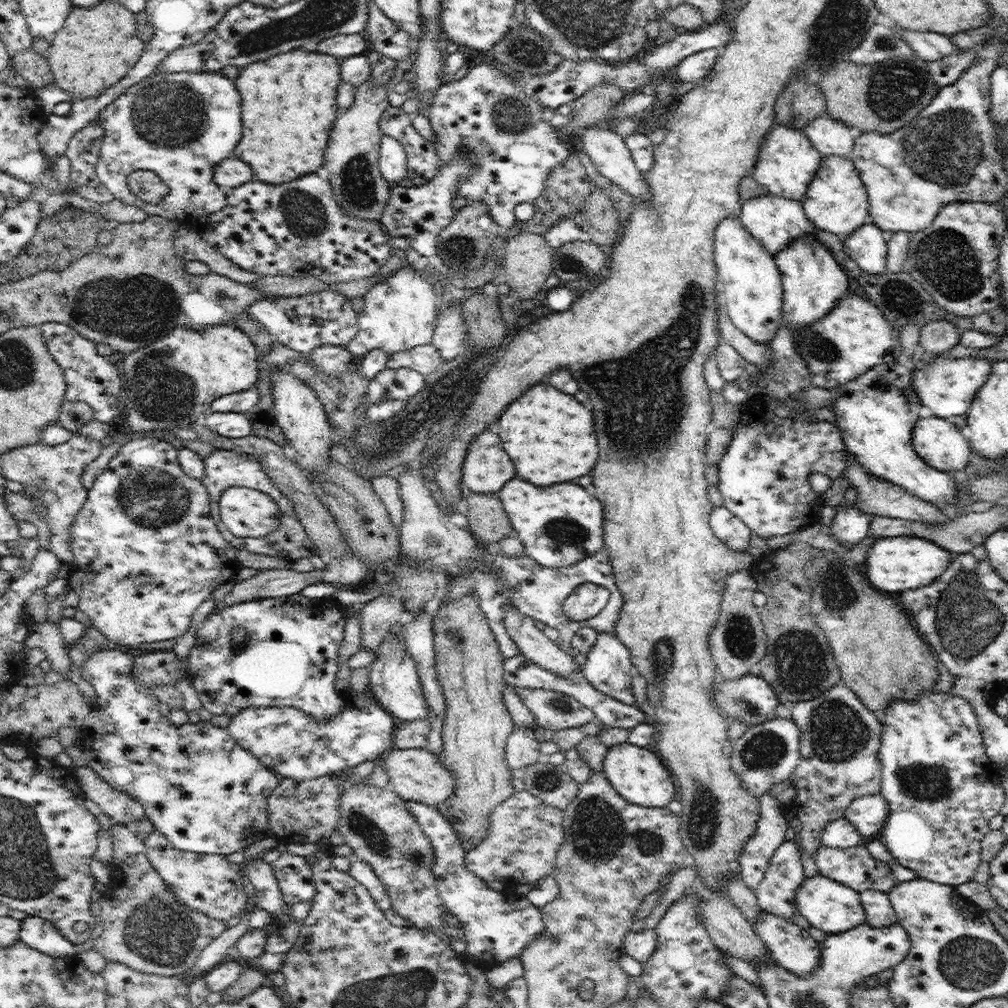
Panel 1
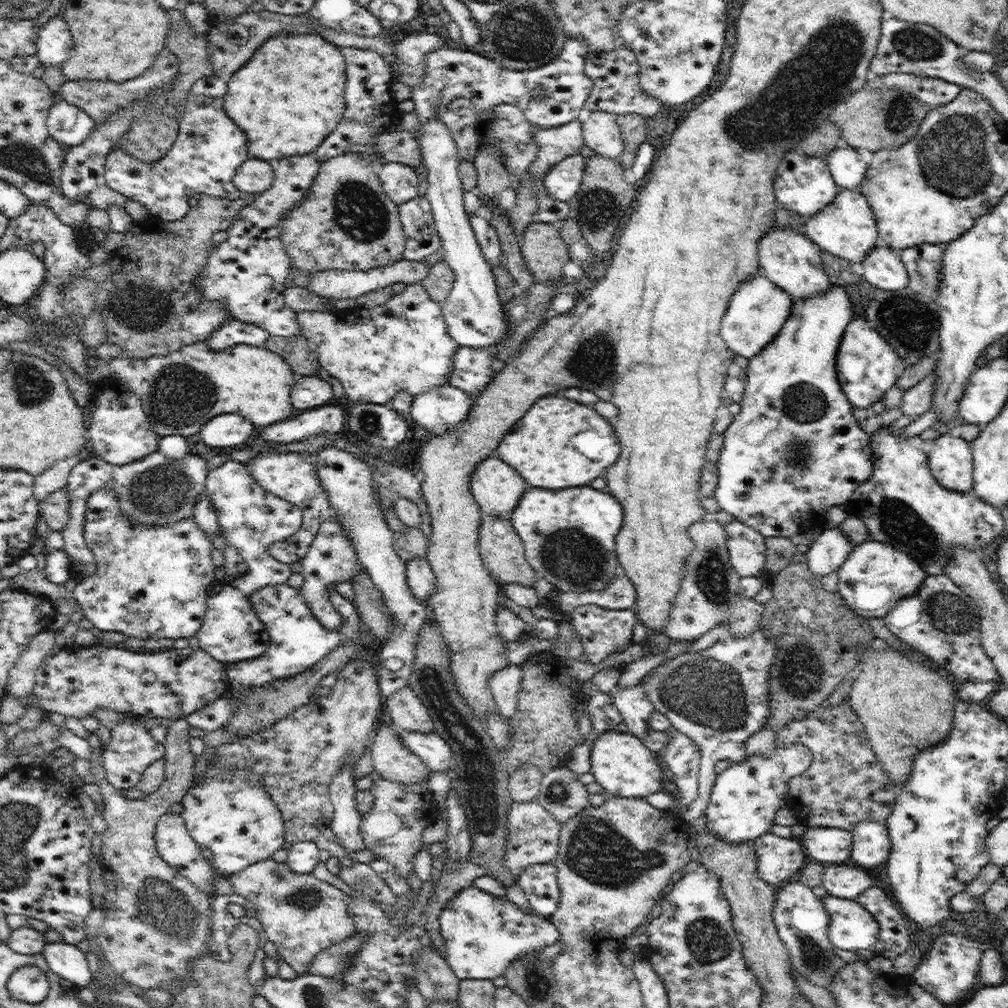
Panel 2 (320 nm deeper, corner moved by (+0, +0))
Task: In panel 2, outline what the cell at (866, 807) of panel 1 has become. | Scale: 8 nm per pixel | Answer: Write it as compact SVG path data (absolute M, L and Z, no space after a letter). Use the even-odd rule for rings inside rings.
M861 820L851 833L853 847L850 862L871 871L888 861L892 843L884 822Z

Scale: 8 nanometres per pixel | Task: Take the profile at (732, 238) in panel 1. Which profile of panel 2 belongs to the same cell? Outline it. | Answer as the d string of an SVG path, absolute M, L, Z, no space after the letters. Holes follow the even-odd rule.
M758 272L758 275L738 285L736 293L732 295L728 311L721 321L720 336L734 356L750 359L778 336L780 329L786 325L786 319L790 317L793 303L790 294L774 285L762 272Z

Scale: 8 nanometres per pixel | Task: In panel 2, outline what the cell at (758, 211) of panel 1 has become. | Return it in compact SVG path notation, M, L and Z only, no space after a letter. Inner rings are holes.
M775 225L758 242L758 264L762 273L774 282L774 285L790 294L793 301L798 302L803 298L818 297L832 289L832 282L828 280L822 268L820 252L818 245L814 245L804 232Z

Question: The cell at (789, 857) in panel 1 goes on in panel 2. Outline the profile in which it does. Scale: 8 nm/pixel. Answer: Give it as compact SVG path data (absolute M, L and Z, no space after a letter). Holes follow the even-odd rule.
M797 878L777 887L775 899L773 921L779 937L789 950L793 968L810 982L828 989L847 962L838 957L834 944L828 938L830 915L822 899L818 899L812 889Z

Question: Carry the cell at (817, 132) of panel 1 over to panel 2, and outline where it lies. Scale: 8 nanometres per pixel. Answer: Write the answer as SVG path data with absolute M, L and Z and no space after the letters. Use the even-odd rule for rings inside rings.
M843 143L823 158L839 187L859 189L869 167L866 154Z

